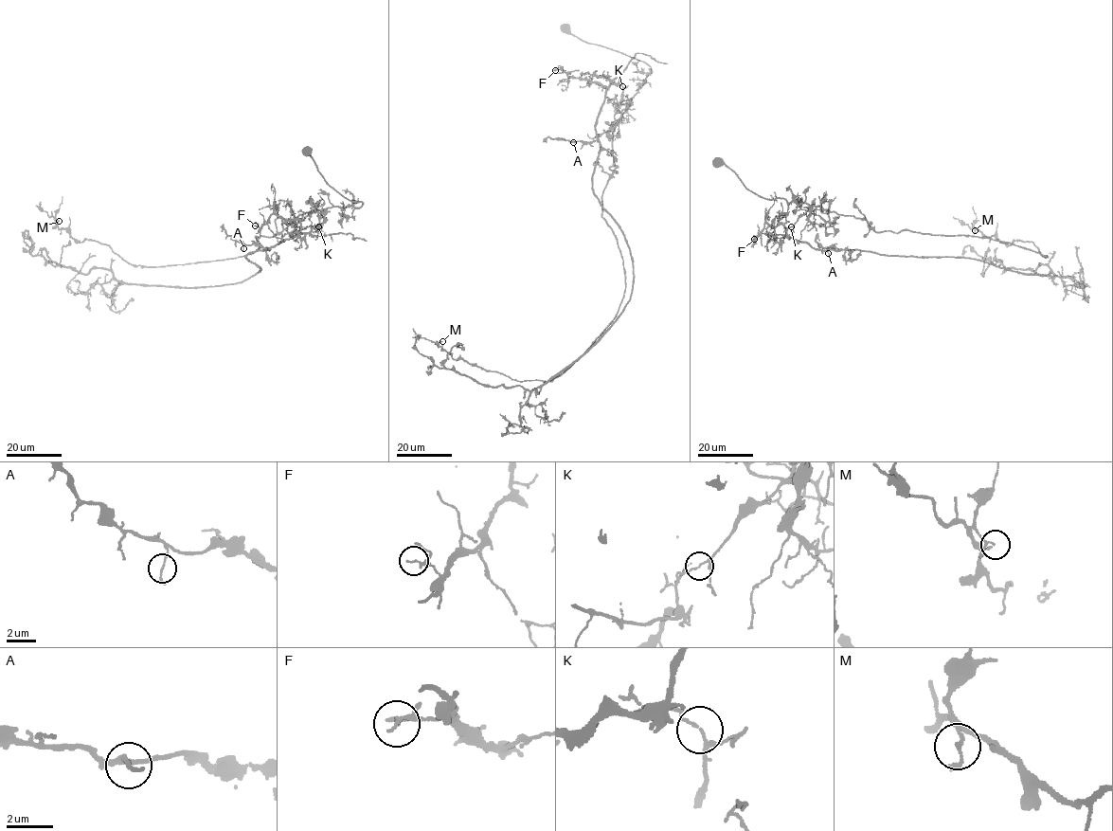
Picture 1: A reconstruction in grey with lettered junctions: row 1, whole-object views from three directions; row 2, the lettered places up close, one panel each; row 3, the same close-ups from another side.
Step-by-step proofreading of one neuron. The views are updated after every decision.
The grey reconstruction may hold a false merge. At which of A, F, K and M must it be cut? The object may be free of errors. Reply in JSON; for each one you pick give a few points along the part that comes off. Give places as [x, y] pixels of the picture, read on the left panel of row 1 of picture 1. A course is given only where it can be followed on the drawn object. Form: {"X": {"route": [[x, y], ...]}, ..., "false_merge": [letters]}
{"K": {"route": [[318, 226], [246, 255], [259, 271], [214, 286], [45, 260], [69, 240]]}, "false_merge": ["K"]}

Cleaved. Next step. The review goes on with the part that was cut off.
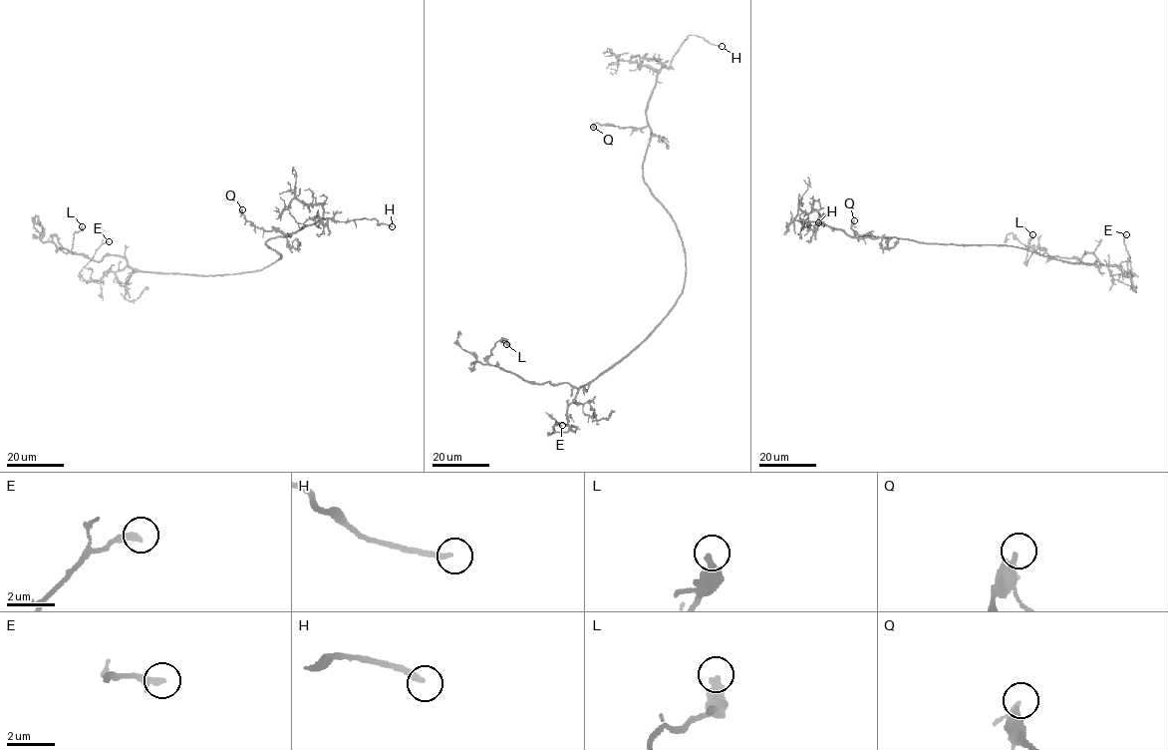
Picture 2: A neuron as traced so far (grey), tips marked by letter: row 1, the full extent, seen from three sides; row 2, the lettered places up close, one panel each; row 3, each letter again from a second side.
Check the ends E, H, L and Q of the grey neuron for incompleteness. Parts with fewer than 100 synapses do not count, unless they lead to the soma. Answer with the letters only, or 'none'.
H

